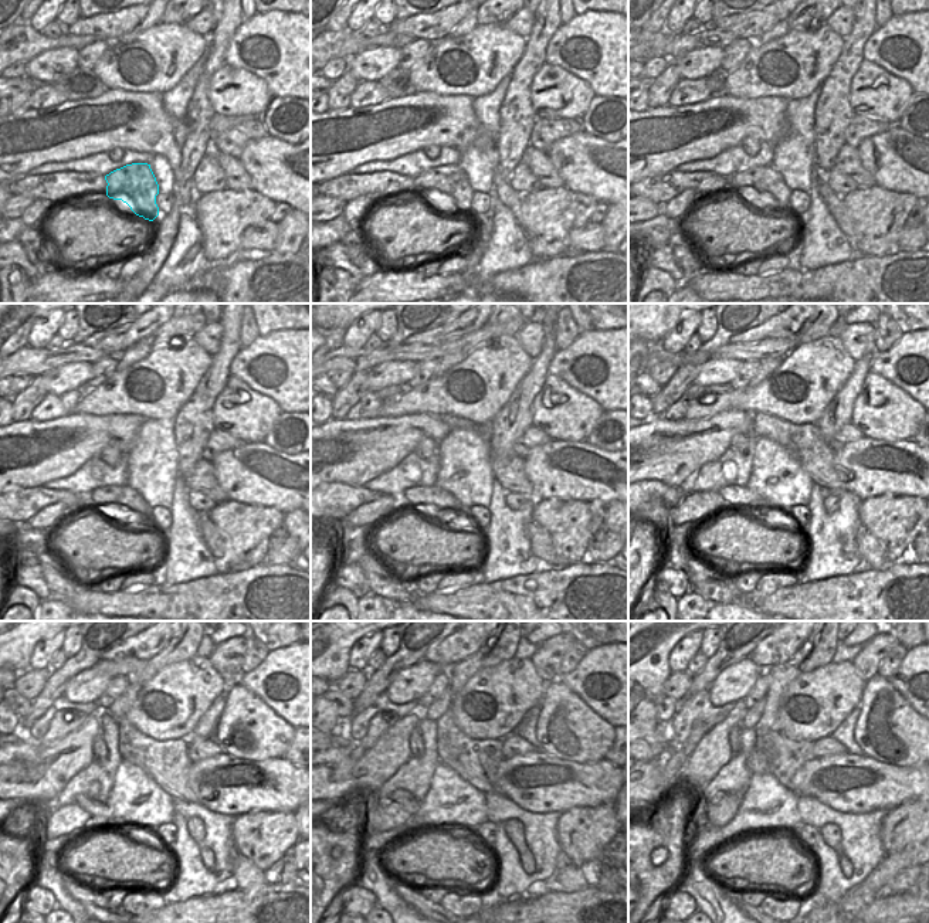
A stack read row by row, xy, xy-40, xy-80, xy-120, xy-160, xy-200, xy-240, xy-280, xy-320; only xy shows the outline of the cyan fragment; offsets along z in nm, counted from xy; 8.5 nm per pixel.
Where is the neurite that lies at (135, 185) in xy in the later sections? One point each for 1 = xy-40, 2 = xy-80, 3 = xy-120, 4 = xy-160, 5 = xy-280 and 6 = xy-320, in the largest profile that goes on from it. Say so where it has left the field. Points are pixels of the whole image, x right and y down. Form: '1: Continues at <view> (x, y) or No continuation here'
1: Continues at xy-40 (450, 182)
2: Continues at xy-80 (765, 182)
3: Continues at xy-120 (118, 498)
4: Continues at xy-160 (436, 498)
5: Continues at xy-280 (402, 797)
6: Continues at xy-320 (718, 797).

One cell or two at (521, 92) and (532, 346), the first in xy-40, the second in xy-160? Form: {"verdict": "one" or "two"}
{"verdict": "two"}

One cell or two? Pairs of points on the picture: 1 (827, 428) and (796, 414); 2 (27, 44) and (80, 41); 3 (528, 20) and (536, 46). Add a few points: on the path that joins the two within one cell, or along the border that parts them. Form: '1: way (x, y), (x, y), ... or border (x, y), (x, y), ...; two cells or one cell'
1: border (834, 396), (814, 423); two cells
2: way (40, 43), (67, 41); one cell
3: border (535, 14), (532, 30), (525, 38); two cells

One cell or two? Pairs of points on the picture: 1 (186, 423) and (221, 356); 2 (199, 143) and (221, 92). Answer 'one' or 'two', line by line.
1: one
2: two

